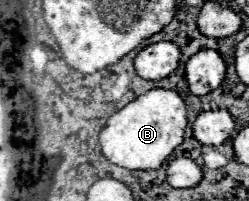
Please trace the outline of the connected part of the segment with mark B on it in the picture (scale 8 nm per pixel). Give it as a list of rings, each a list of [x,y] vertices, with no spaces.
[[[154,88],[122,110],[114,112],[100,132],[102,154],[116,166],[128,170],[158,170],[164,160],[184,142],[188,128],[188,106],[174,90]]]

